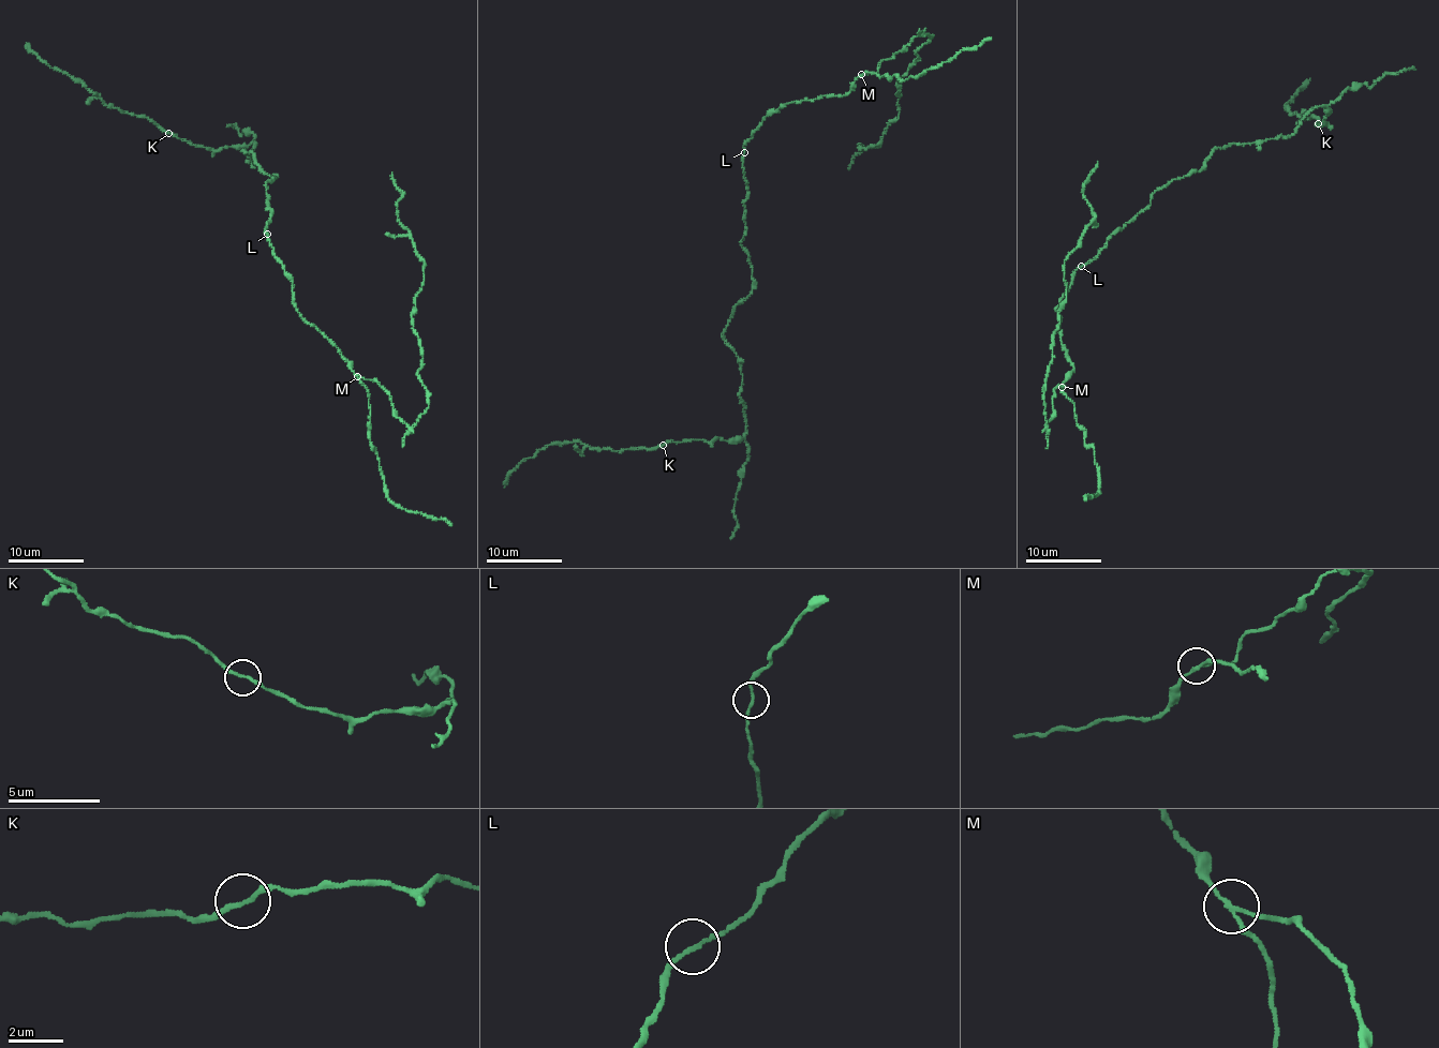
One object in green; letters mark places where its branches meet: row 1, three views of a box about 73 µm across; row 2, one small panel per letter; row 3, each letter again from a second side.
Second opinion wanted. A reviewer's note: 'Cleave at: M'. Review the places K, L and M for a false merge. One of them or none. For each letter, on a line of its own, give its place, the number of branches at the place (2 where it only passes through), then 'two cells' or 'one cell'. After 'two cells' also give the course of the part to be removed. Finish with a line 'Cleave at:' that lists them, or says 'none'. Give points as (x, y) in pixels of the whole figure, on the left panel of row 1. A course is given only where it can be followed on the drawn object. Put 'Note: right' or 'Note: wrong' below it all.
K: place (168, 133); branches 2; one cell
L: place (267, 234); branches 2; one cell
M: place (357, 376); branches 3; two cells; course (358, 376), (380, 384), (410, 428), (428, 406), (412, 315), (425, 263), (399, 221), (402, 191), (391, 173)
Cleave at: M
Note: right

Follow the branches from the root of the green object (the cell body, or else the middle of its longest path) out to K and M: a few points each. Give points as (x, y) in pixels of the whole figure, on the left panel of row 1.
K: (267, 236), (266, 183), (276, 178), (243, 150), (254, 161), (247, 161), (255, 144), (208, 150), (168, 133)
M: (267, 236), (275, 257), (292, 283), (296, 311), (327, 338), (358, 376)

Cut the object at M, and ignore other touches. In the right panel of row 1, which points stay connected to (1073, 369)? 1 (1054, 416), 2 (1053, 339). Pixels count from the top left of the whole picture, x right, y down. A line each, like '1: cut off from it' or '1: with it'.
1: cut off from it
2: cut off from it

